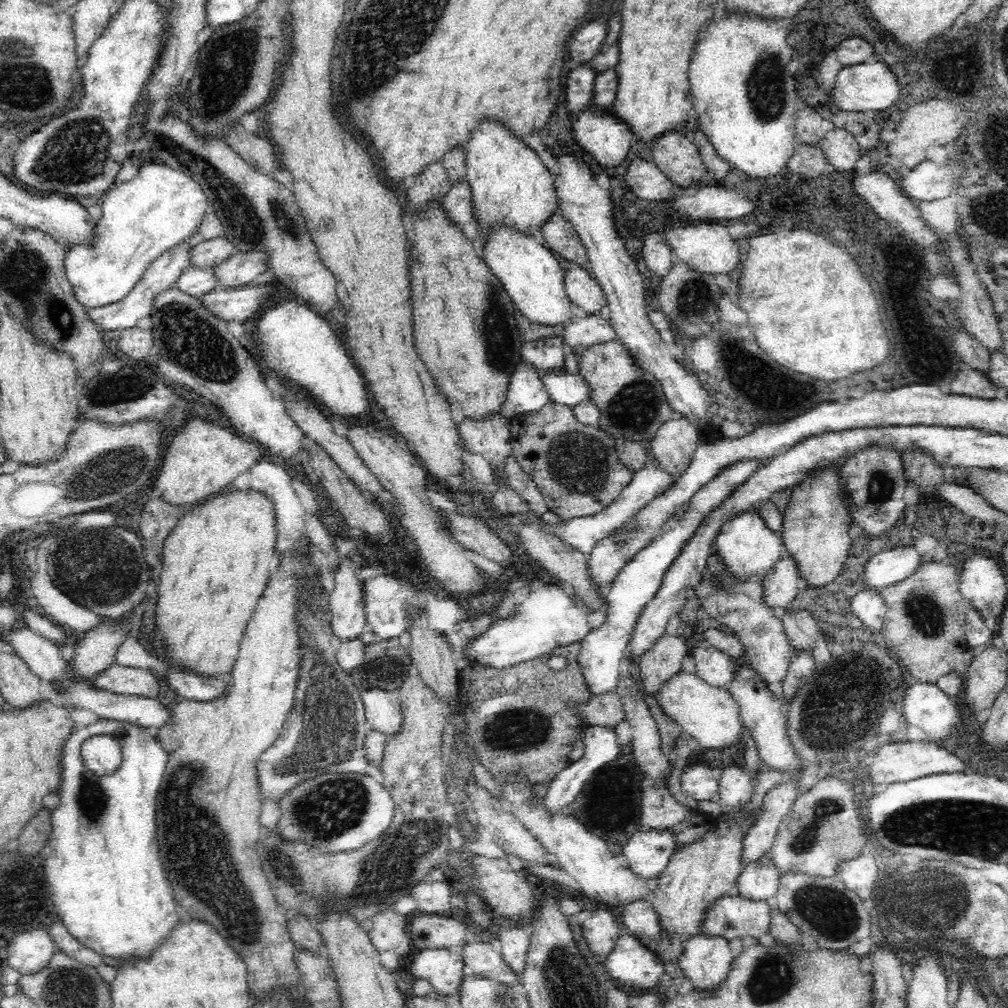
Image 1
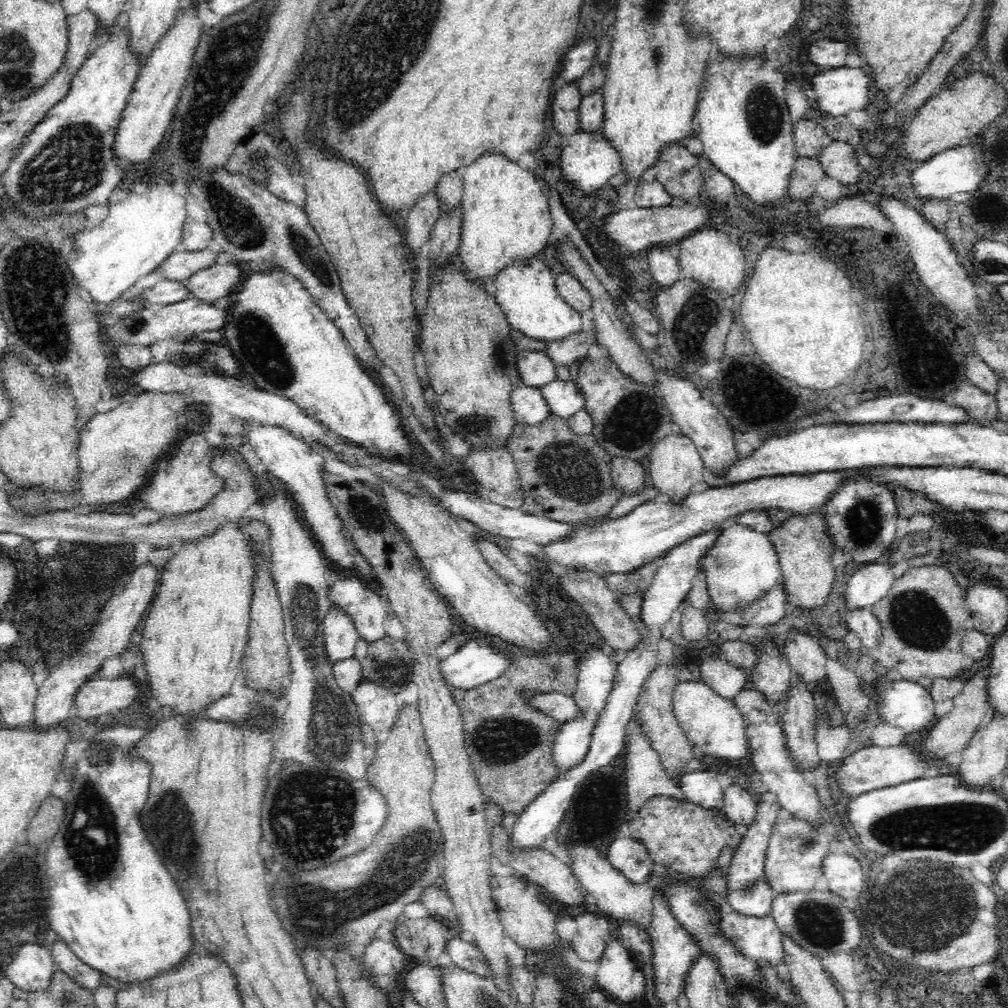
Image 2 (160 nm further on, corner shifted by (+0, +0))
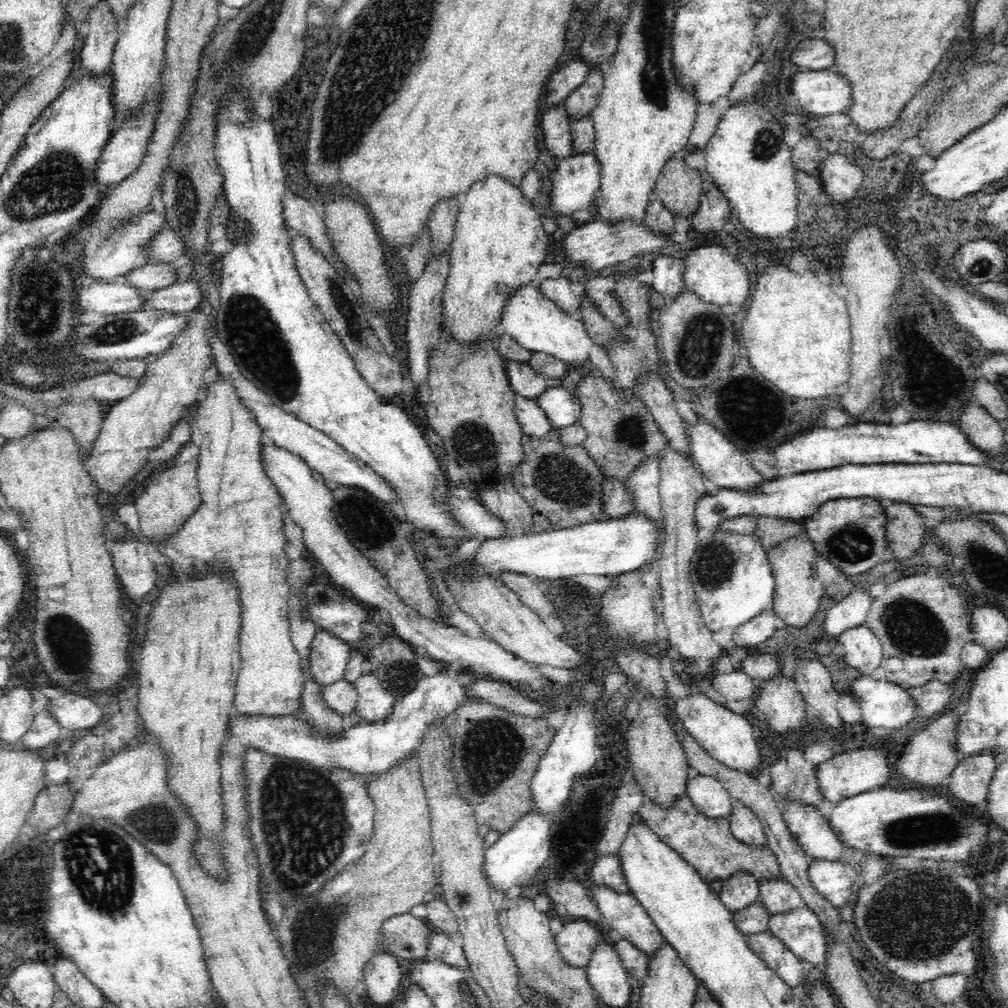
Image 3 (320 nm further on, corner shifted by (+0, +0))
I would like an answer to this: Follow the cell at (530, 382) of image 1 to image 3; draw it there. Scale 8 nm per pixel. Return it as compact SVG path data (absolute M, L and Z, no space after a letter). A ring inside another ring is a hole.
M516 395L515 413L523 434L541 437L551 427L550 419L534 397Z

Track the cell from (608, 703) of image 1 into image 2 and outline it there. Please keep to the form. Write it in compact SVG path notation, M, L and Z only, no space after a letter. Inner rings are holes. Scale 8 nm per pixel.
M564 693L536 694L536 696L532 696L528 700L528 703L534 705L536 709L548 713L548 715L561 723L576 720L578 716L582 716L582 709L574 701L574 697Z

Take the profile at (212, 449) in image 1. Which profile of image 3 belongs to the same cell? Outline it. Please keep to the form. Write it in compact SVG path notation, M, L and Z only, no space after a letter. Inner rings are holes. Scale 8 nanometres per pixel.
M194 456L190 462L184 464L172 464L166 470L156 472L150 476L150 482L146 484L140 497L134 502L139 516L139 534L150 542L161 541L170 533L176 532L181 524L192 516L202 504L202 495L198 490L197 470L199 457Z

